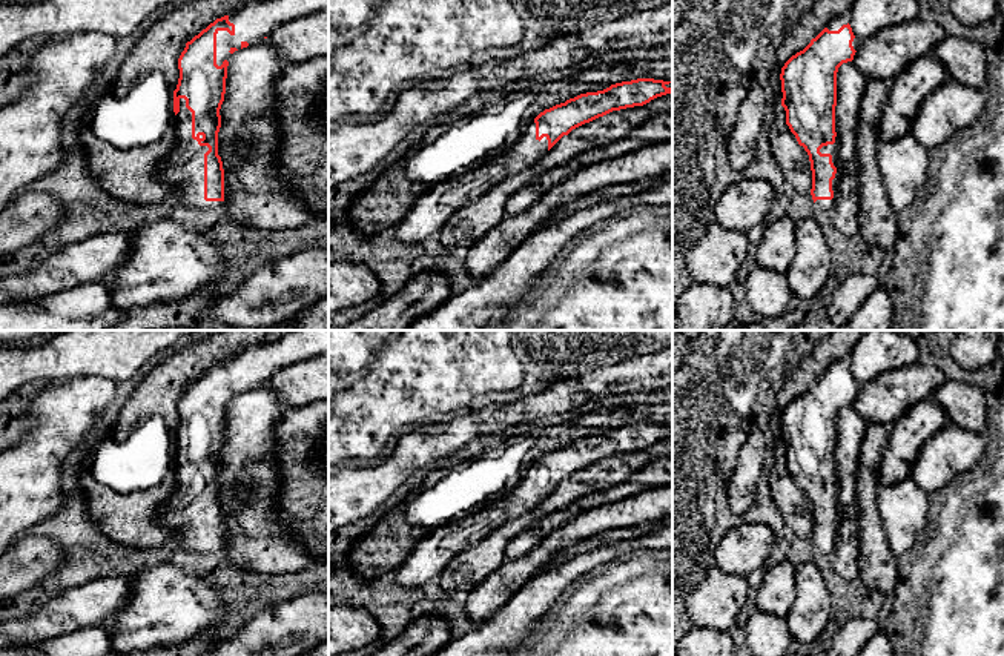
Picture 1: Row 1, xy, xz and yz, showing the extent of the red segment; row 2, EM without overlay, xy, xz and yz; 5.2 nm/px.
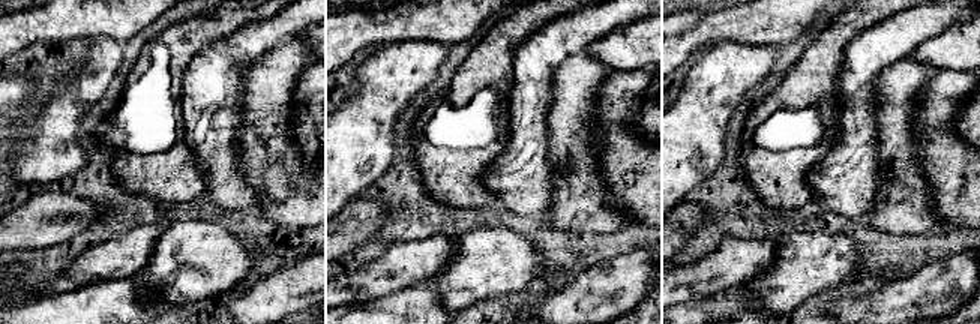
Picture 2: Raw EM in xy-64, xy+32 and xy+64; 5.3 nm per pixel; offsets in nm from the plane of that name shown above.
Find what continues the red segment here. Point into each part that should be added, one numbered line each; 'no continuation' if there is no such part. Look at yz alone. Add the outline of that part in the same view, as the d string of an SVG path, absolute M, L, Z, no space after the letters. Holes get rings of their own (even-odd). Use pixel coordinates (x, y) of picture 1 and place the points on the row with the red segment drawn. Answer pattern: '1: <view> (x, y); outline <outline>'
1: yz (832, 149); outline M835 137L835 143L834 144L823 146L820 149L820 152L821 154L831 154L832 155L832 163L837 167L835 178L832 180L832 191L834 191L834 198L835 198L835 191L837 191L837 186L838 186L838 166L837 166L838 147L837 147L837 137ZM834 198L832 200L817 200L815 204L818 204L820 207L823 207L826 210L832 210L834 209Z

